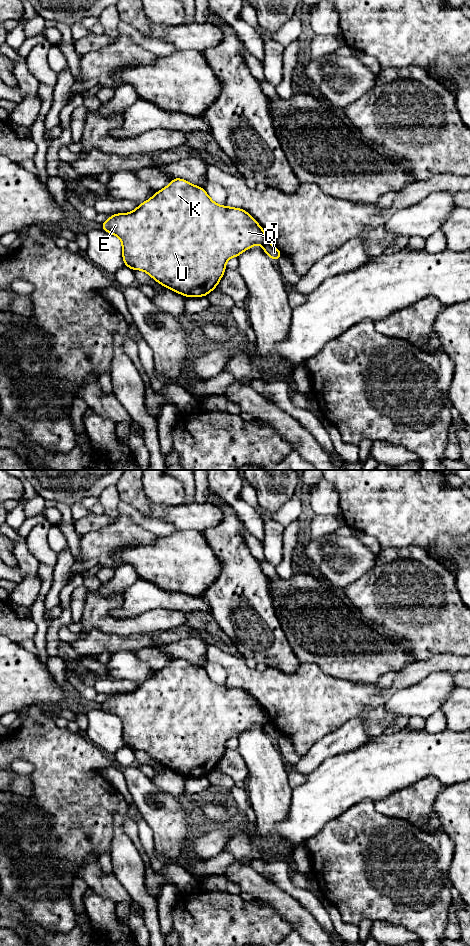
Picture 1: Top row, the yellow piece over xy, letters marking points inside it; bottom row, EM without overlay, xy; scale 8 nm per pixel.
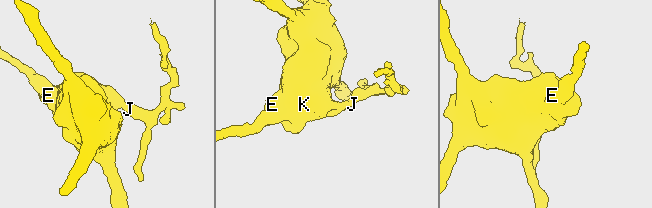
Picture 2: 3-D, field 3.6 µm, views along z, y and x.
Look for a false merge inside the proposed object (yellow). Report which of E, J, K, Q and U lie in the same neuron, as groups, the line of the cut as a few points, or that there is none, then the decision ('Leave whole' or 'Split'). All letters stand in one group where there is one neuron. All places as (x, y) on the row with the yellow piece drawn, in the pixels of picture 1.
Groups: E K Q U / J. Split along xy (268, 241), (262, 245). Split

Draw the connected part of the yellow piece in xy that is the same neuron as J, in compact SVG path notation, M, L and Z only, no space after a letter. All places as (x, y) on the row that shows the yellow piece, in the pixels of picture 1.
M269 241L263 245L263 250L265 254L274 261L278 260L280 257L283 257L283 254Z

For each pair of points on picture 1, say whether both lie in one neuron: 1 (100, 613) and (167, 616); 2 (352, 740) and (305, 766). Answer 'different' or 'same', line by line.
1: same
2: same

